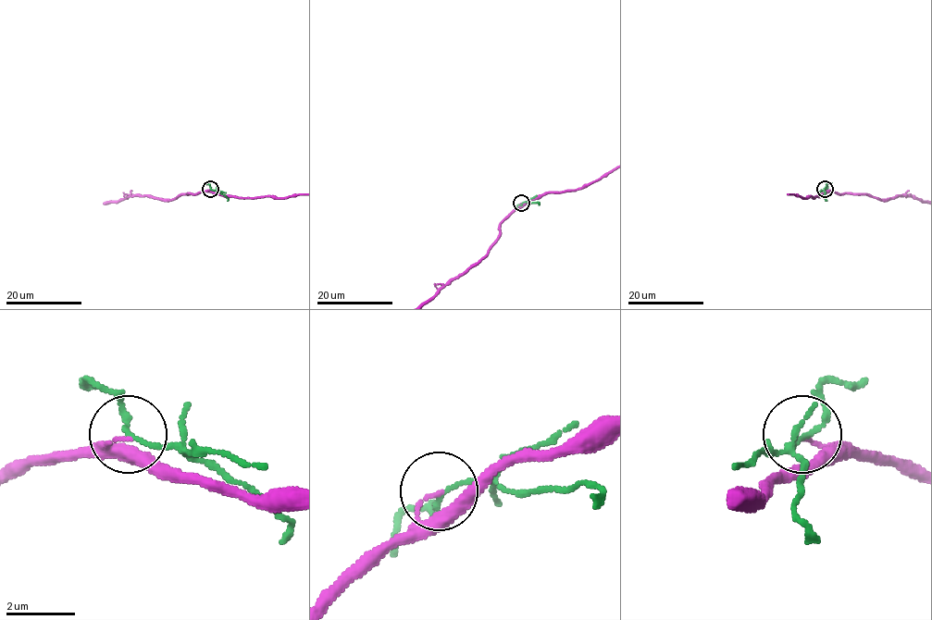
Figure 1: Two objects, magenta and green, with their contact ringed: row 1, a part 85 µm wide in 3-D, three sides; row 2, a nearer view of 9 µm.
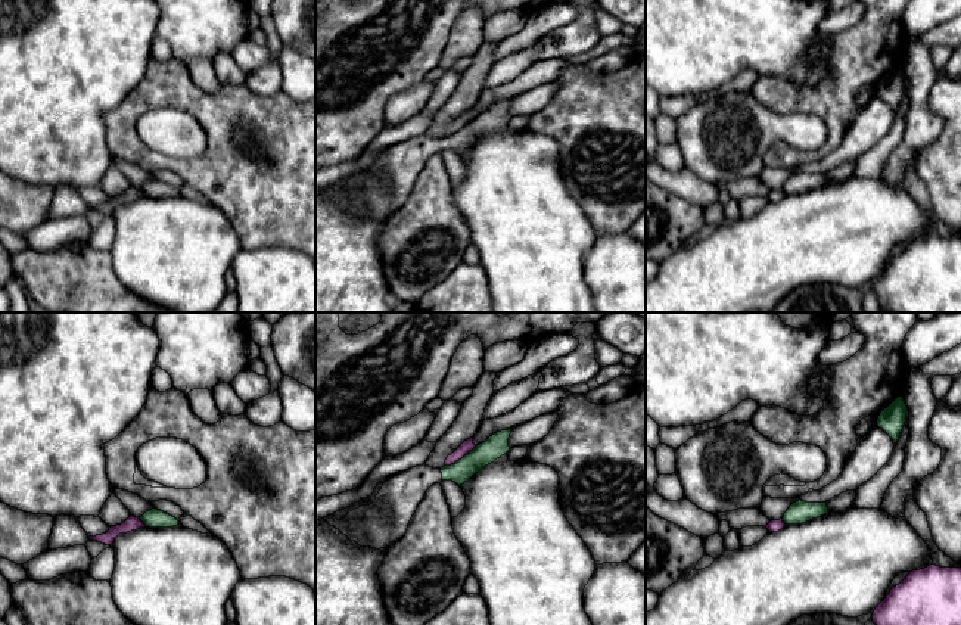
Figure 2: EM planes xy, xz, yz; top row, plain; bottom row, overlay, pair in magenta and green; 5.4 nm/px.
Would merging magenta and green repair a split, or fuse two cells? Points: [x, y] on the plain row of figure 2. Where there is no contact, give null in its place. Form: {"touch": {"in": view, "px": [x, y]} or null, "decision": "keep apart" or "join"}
{"touch": {"in": "xz", "px": [460, 128]}, "decision": "keep apart"}

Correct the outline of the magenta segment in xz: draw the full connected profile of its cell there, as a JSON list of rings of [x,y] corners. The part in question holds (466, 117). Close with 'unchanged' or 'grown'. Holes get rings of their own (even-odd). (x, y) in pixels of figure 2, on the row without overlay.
[[[473,108],[464,111],[451,125],[447,127],[445,136],[451,136],[455,131],[461,130],[466,124],[469,124],[476,115],[473,114]]] | unchanged

